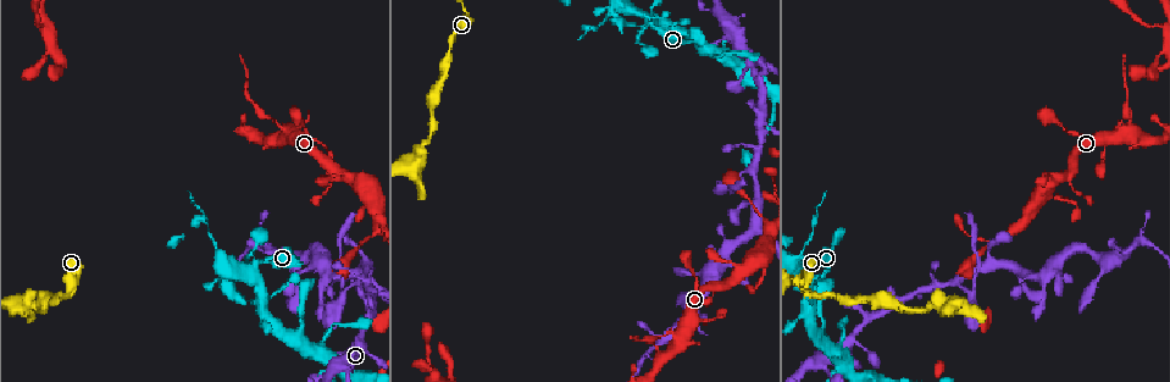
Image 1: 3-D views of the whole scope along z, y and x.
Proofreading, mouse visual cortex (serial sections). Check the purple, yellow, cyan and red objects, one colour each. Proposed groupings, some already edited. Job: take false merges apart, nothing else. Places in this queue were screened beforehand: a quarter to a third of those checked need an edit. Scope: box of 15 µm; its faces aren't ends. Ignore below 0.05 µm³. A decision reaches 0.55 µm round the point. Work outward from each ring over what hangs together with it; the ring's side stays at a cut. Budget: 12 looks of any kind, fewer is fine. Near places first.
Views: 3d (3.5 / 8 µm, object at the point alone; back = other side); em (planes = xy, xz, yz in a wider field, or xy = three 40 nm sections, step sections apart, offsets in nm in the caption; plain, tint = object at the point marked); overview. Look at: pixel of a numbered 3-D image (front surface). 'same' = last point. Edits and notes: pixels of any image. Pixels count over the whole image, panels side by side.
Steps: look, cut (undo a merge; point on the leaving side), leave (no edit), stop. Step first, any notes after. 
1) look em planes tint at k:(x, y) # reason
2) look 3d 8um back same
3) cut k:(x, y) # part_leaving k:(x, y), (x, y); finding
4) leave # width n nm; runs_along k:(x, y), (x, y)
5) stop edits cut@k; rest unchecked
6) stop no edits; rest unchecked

look 3d 3.5um at 1:(806, 301) # thin neck

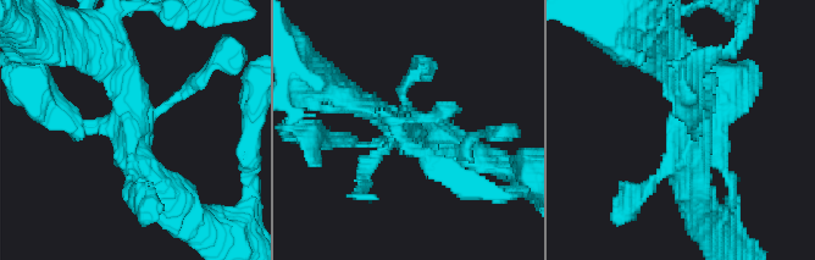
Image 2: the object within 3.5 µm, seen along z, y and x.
look em planes tint at 2:(684, 128) # now the EM

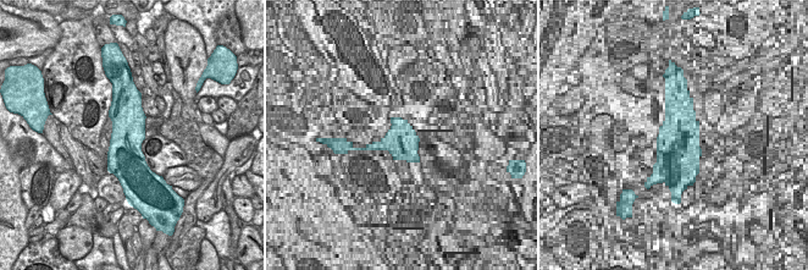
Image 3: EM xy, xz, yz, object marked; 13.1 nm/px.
leave # runs_along 2:(115, 48), (133, 156), (167, 198); one cell here

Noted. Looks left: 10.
look 3d 3.5um back at 1:(796, 255) # thick turns thin

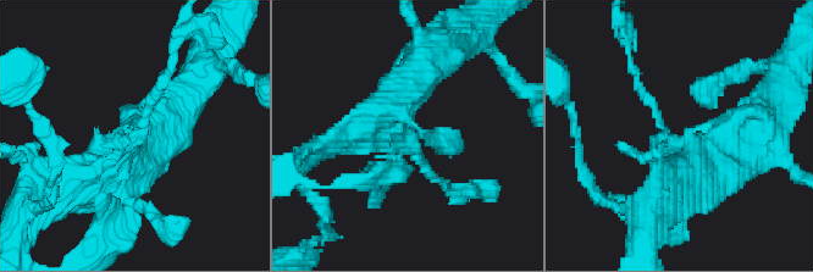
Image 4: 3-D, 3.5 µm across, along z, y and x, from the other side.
look em xy step 2 tint at 4:(137, 140) # arm_widths 150, 500 nm; shape alone is not enough

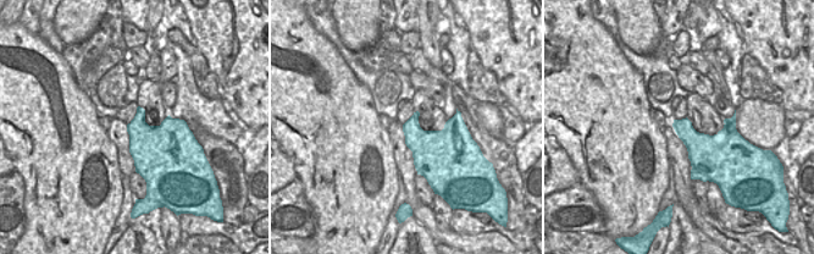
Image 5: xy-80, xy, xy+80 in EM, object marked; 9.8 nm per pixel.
cut 4:(642, 93) # part_leaving 4:(663, 127), (631, 71), (628, 34); a second cell is stuck on

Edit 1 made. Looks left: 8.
look 3d 3.5um at 1:(751, 168)

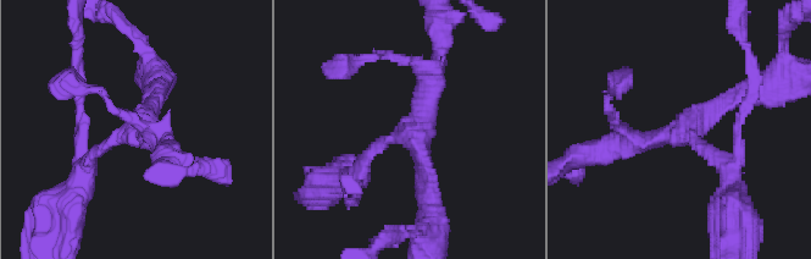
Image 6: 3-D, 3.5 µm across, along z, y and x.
look em planes tint at 6:(417, 125)

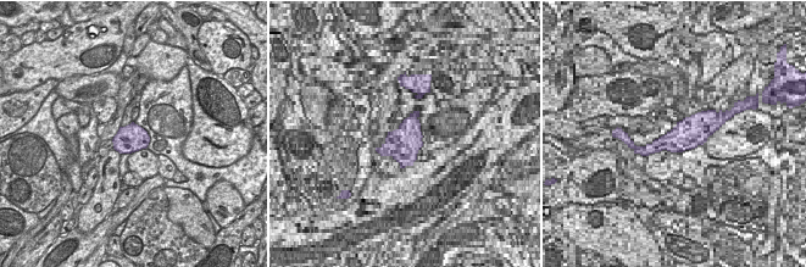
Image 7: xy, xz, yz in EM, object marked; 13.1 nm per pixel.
leave # arm_widths 150, 250, 250 nm; runs_along 6:(609, 149), (681, 134), (746, 93); all the same cell

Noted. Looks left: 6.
look 3d 3.5um back at 1:(674, 337) # a narrow waist

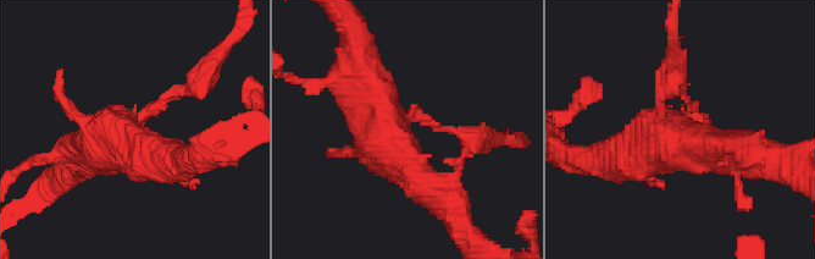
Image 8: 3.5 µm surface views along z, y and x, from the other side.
look em xy step 3 tint at 8:(689, 122) # now the EM

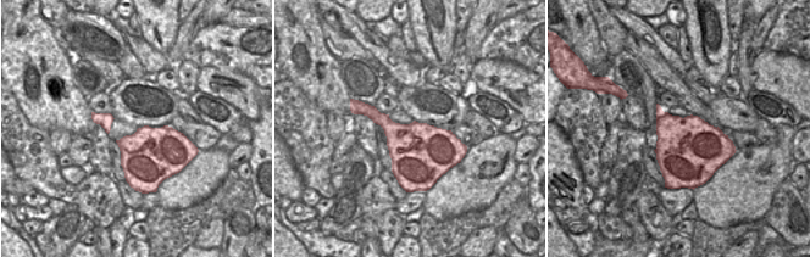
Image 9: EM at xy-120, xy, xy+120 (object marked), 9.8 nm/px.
cut 8:(173, 92) # width 550 nm; part_leaving 8:(139, 119), (195, 84), (226, 43); two cells meet here

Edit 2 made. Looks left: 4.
look 3d 3.5um at 1:(1135, 244) # thin neck

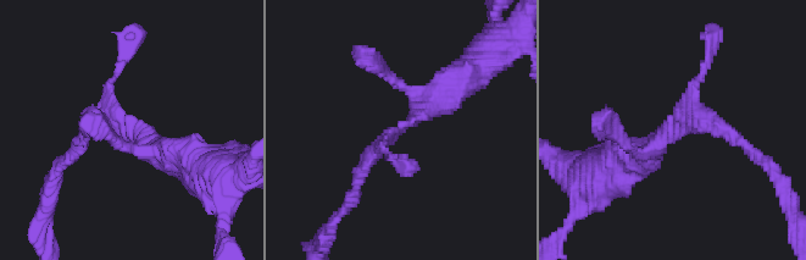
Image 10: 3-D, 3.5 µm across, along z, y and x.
look em xy step 5 tint at 10:(126, 129)

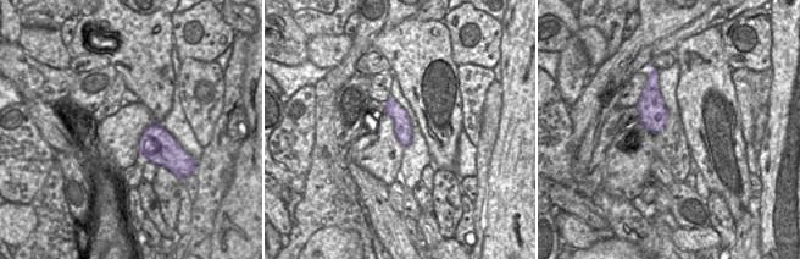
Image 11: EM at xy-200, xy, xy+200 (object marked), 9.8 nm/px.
leave # runs_along 11:(390, 100), (401, 120), (405, 142); all the same cell

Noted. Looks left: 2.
stop edits cut@4, cut@8; rest unchecked

